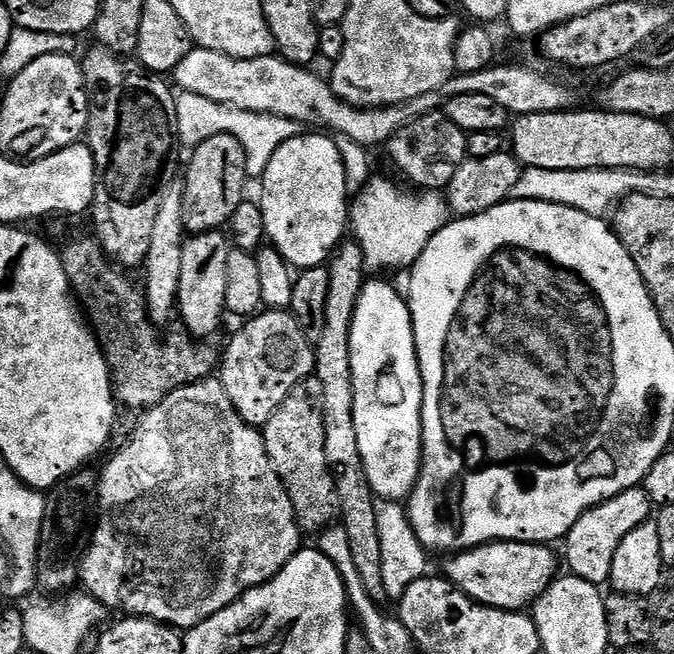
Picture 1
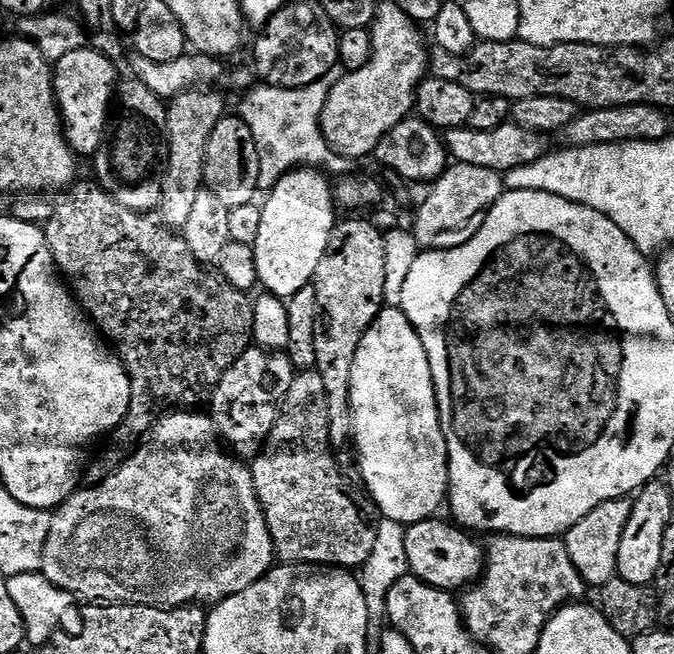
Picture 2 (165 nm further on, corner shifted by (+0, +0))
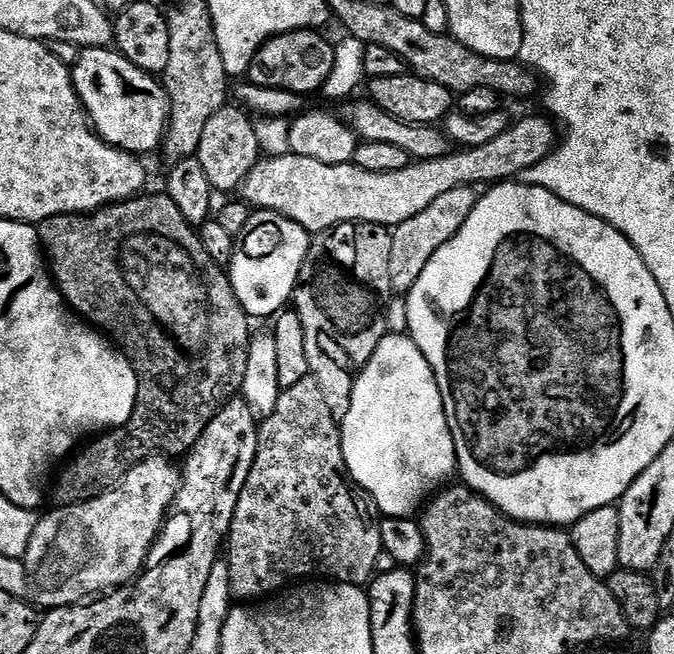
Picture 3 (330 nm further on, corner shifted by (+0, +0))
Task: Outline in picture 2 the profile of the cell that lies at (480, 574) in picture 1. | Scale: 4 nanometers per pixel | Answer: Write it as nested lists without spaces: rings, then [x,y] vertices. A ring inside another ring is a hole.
[[[433,518],[407,525],[406,562],[409,573],[422,582],[440,588],[443,592],[455,593],[456,588],[467,589],[483,576],[486,552],[482,544],[475,540],[475,535],[447,519],[440,519]]]

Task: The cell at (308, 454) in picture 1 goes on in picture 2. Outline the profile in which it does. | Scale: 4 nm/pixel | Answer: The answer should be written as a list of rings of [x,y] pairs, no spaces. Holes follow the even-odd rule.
[[[314,370],[297,371],[286,398],[280,403],[280,417],[276,419],[260,455],[251,461],[252,477],[276,547],[276,559],[281,565],[315,564],[360,570],[370,558],[370,550],[374,550],[376,524],[368,524],[340,477],[342,469],[336,462],[332,445],[328,443],[329,426],[328,395],[322,374]]]

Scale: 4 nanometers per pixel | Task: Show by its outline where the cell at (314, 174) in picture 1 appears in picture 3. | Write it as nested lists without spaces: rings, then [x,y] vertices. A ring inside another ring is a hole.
[[[257,211],[249,218],[249,226],[237,243],[230,261],[230,279],[237,302],[249,317],[275,317],[285,311],[293,299],[300,271],[308,261],[310,233],[298,222],[277,212]]]

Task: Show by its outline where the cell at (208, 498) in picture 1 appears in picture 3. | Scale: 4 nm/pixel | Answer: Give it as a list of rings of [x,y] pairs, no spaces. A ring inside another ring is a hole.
[[[164,454],[149,456],[141,464],[133,466],[124,475],[124,481],[112,491],[105,492],[103,496],[95,496],[93,500],[88,500],[84,504],[53,507],[53,512],[41,515],[37,519],[30,546],[22,559],[28,571],[31,595],[36,595],[35,603],[41,609],[51,610],[79,605],[97,594],[104,594],[133,583],[144,571],[148,553],[152,551],[152,545],[156,543],[156,537],[164,527],[164,521],[176,501],[182,483],[181,469],[176,469],[171,463],[175,464]]]

